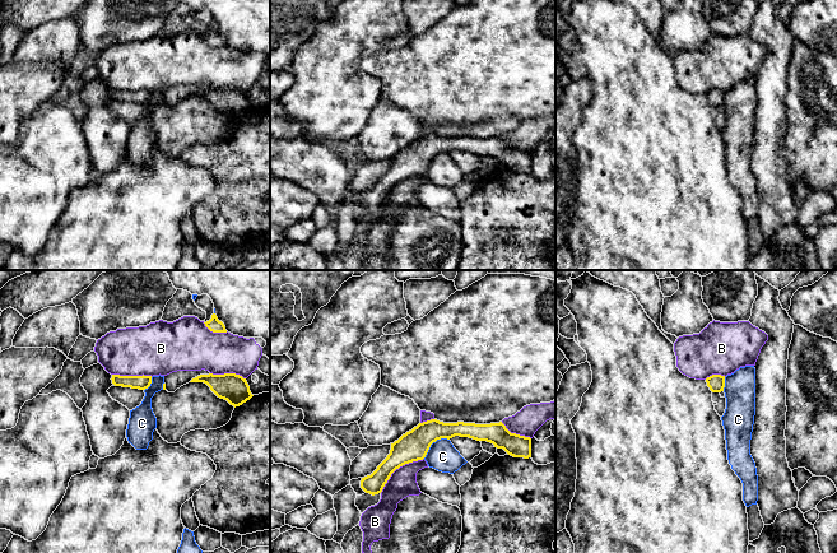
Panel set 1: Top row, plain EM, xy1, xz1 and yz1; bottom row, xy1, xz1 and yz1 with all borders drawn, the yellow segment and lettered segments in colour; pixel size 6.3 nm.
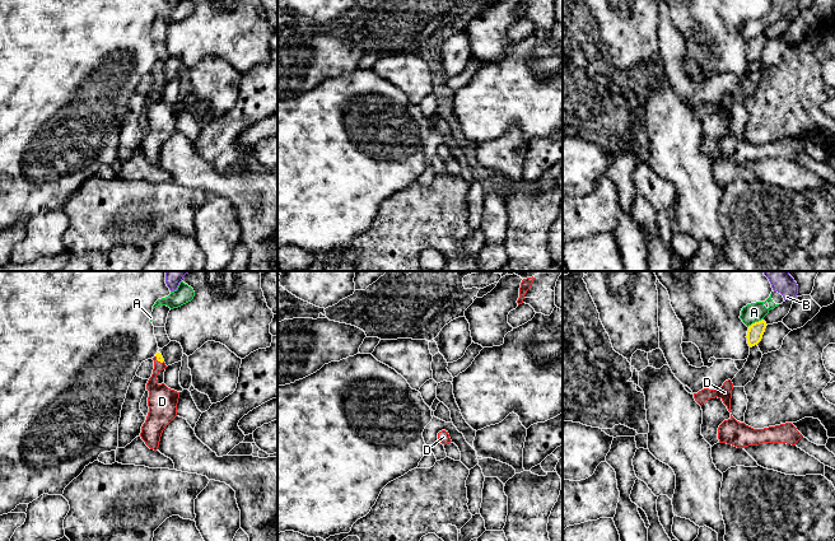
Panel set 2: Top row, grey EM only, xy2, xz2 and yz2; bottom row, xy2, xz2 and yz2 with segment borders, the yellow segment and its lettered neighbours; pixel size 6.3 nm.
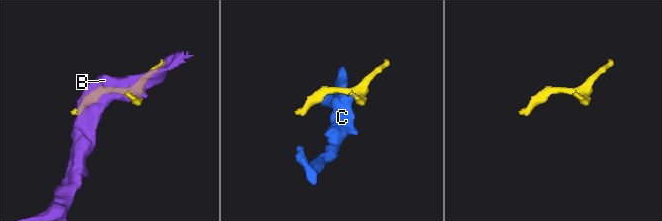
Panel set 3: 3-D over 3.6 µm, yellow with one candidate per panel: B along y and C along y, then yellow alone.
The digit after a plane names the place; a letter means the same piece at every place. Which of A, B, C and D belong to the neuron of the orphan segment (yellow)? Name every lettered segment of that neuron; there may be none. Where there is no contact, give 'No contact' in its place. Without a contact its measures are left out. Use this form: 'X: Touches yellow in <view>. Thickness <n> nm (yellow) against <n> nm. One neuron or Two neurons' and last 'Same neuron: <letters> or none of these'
A: Touches yellow in yz2. Thickness 100 nm (yellow) against 120 nm. Two neurons
B: Touches yellow in xz1. Thickness 190 nm (yellow) against 180 nm. Two neurons
C: Touches yellow in xz1. Thickness 190 nm (yellow) against 190 nm. Two neurons
D: Touches yellow in xy2. Thickness 50 nm (yellow) against 180 nm. One neuron
Same neuron: D

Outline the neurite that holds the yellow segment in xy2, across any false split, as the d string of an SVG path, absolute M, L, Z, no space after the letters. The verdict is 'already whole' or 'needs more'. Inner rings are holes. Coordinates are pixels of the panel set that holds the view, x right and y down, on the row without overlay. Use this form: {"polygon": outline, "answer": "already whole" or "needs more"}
{"polygon": "M157 67L153 75L153 89L146 98L149 127L140 151L150 164L157 165L163 145L177 131L179 107L158 98L157 90L167 83L162 69Z", "answer": "needs more"}

